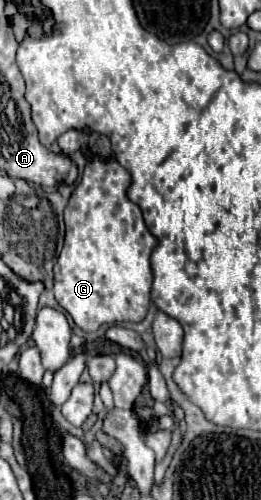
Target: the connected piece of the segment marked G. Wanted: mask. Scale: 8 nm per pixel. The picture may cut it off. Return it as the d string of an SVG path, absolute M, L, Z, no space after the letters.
M111 157L107 161L101 161L101 159L93 159L85 165L85 171L81 175L81 181L75 185L71 197L69 197L69 203L65 207L65 225L67 225L67 231L65 231L65 245L59 253L59 259L55 263L55 269L53 269L53 275L55 275L55 299L57 303L71 315L71 319L75 321L75 325L81 329L81 331L97 331L101 325L113 325L113 323L127 323L127 321L143 321L145 315L147 315L147 309L149 309L149 303L151 303L151 297L149 297L149 291L151 291L151 279L153 279L153 273L151 273L151 263L149 263L149 257L153 253L153 249L157 247L157 239L151 235L151 231L145 227L145 221L143 221L143 215L141 215L141 209L131 203L127 199L127 187L131 183L131 175Z

